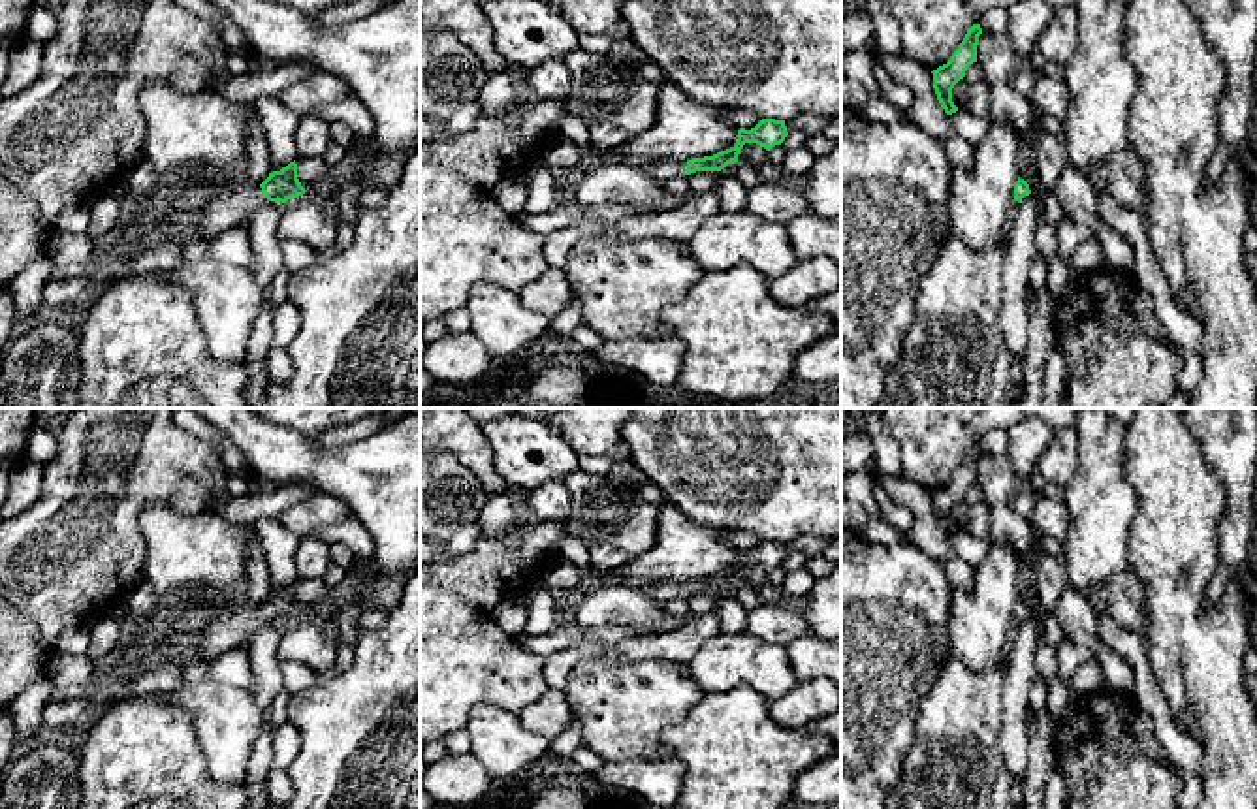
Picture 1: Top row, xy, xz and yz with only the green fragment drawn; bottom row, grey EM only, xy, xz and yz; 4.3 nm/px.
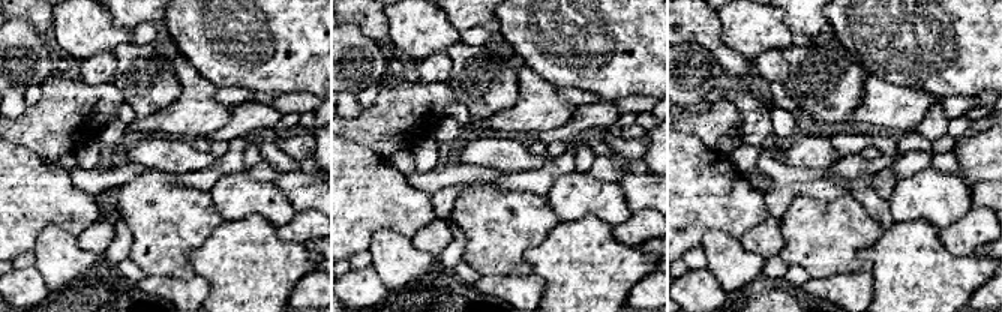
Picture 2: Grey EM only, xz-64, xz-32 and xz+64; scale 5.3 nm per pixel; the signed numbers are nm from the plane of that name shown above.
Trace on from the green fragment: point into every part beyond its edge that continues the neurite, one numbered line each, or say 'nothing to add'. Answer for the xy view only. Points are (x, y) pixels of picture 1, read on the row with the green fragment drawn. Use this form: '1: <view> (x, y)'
1: xy (234, 207)

